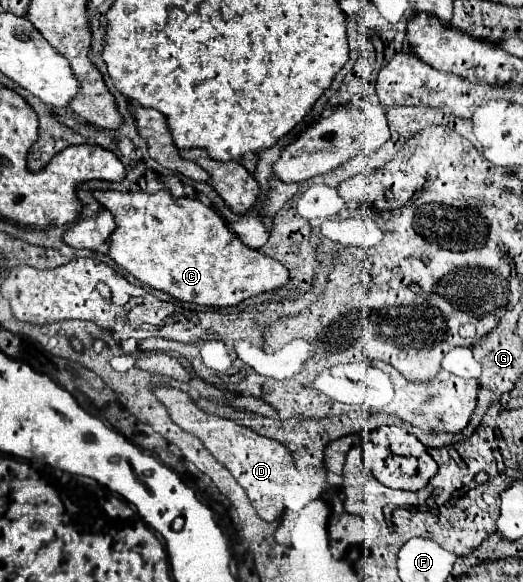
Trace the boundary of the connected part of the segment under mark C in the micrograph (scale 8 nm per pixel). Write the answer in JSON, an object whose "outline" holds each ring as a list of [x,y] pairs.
{"outline":[[[96,191],[94,199],[112,213],[116,221],[116,229],[112,231],[110,239],[106,241],[110,247],[110,257],[128,273],[132,273],[140,283],[146,283],[152,289],[160,289],[174,299],[198,303],[206,307],[232,307],[242,303],[244,299],[274,291],[288,283],[288,271],[278,261],[262,255],[262,251],[246,247],[224,223],[220,215],[200,199],[172,199],[170,191],[158,193],[118,193],[118,191]]]}

